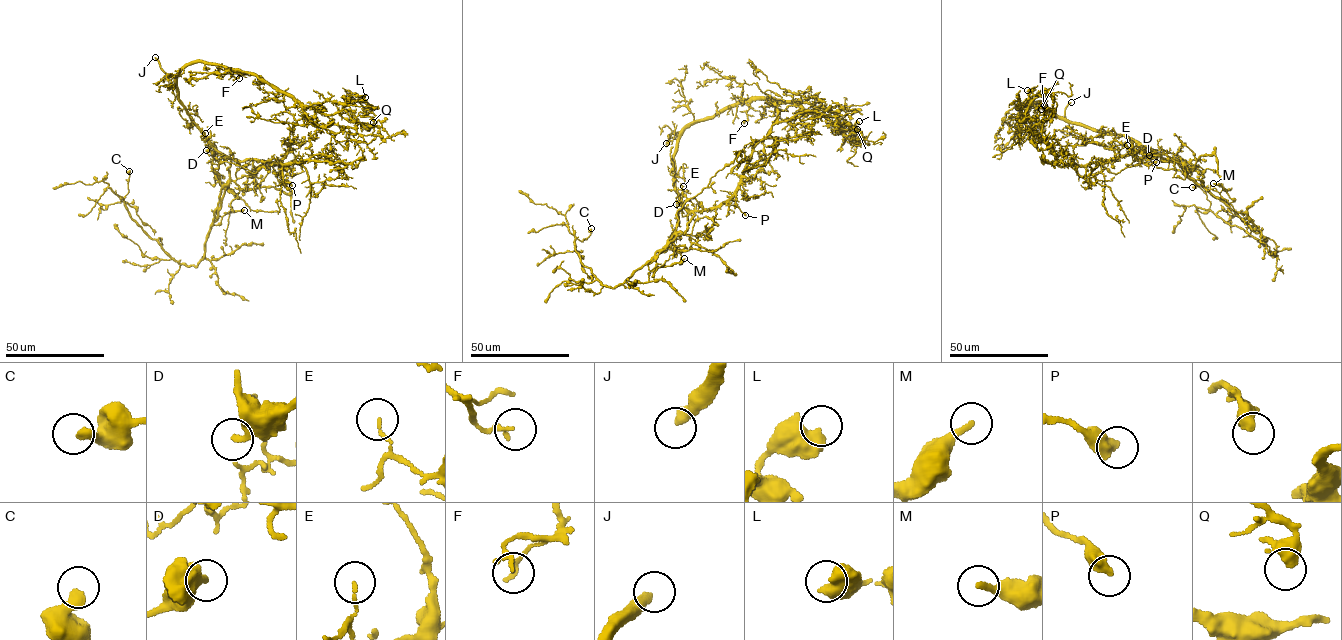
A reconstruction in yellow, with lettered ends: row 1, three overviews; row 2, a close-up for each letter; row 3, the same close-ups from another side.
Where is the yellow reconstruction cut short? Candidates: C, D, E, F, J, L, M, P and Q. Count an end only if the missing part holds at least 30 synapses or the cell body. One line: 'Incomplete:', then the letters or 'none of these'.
Incomplete: J

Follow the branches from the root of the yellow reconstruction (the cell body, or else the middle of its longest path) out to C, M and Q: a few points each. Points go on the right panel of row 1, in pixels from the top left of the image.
C: (1136, 142), (1175, 161), (1267, 241), (1226, 223), (1210, 209), (1206, 193), (1192, 187)
M: (1136, 142), (1175, 161), (1214, 196), (1234, 202), (1222, 186), (1213, 183)
Q: (1136, 142), (1068, 123), (1039, 102), (1016, 106), (1036, 131), (1044, 110), (1038, 105), (1041, 109)

